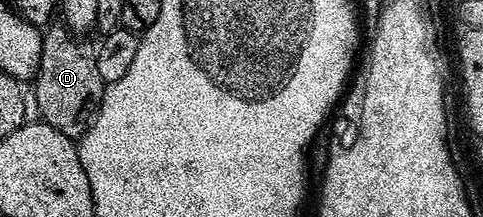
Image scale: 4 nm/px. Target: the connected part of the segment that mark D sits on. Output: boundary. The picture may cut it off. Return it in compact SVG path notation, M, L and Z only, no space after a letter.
M65 26L45 28L42 37L42 60L38 63L38 74L32 80L34 86L34 103L38 106L41 122L52 125L69 139L81 140L95 118L98 105L102 101L104 84L100 69L96 69L96 51L93 46L81 43L77 34L71 33Z

